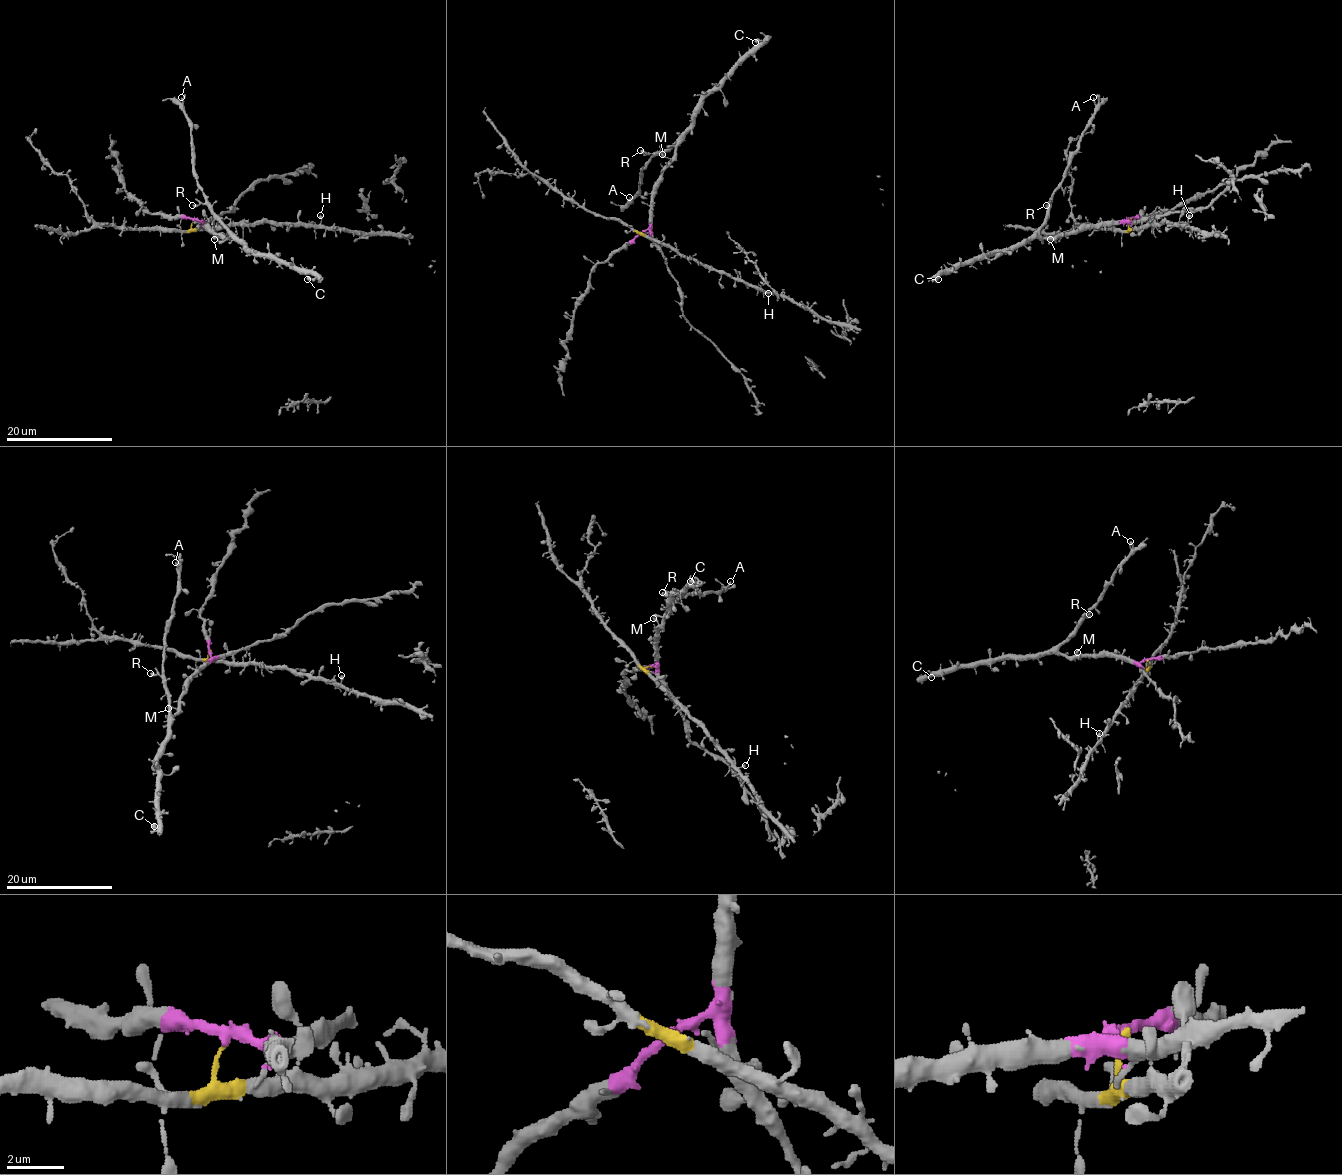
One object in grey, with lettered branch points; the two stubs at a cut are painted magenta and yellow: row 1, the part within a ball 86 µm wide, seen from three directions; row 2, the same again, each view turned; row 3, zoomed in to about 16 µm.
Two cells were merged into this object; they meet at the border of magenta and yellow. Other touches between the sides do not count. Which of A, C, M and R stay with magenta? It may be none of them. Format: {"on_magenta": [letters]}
{"on_magenta": ["A", "C", "M", "R"]}

